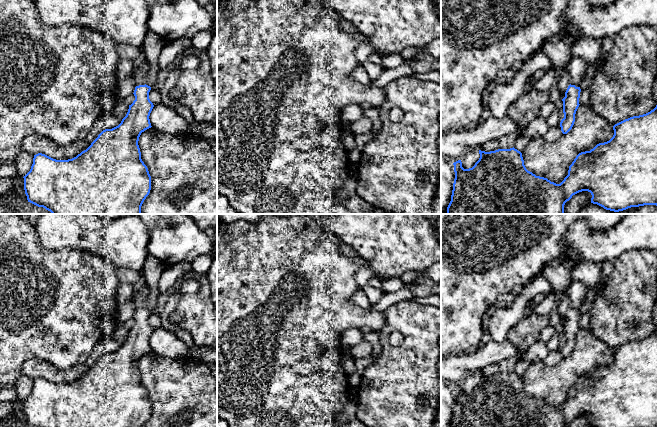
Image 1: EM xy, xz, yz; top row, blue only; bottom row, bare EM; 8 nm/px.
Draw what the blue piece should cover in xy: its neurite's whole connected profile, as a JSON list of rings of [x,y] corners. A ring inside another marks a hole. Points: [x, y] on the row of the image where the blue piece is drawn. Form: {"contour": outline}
{"contour": [[[144,61],[141,67],[132,72],[132,76],[134,77],[136,84],[133,93],[135,96],[135,100],[131,105],[129,105],[129,109],[126,116],[122,119],[121,123],[118,126],[112,129],[103,130],[86,150],[82,151],[76,157],[68,160],[56,160],[42,153],[34,155],[33,164],[31,166],[30,171],[23,177],[24,190],[28,202],[38,207],[43,207],[46,210],[50,211],[52,214],[142,214],[141,206],[151,190],[151,176],[149,174],[147,166],[141,159],[141,152],[138,145],[141,133],[152,127],[149,116],[154,105],[149,99],[149,92],[151,90],[151,87],[146,84],[146,76],[148,74],[148,70],[149,64],[147,61]]]}

